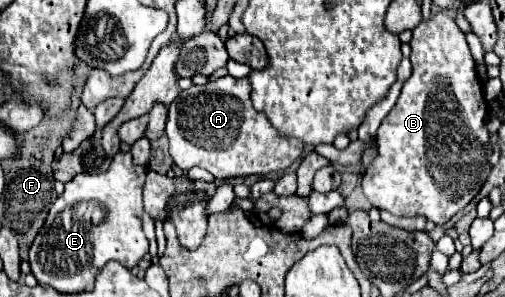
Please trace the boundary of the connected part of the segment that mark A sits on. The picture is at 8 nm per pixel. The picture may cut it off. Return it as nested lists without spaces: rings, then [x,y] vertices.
[[[219,78],[205,86],[191,86],[169,104],[169,118],[165,134],[169,138],[169,154],[181,170],[201,166],[215,178],[237,176],[265,176],[269,172],[289,168],[303,152],[297,138],[279,136],[261,112],[251,104],[251,84],[247,78]]]

